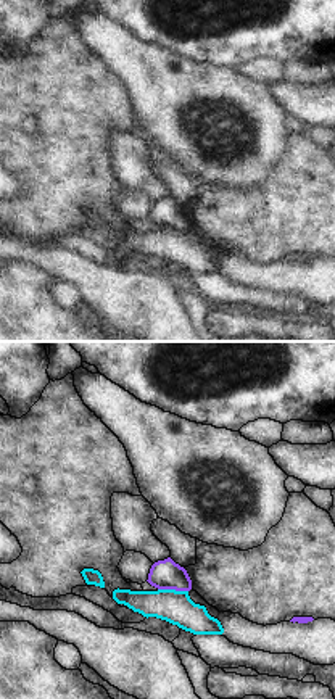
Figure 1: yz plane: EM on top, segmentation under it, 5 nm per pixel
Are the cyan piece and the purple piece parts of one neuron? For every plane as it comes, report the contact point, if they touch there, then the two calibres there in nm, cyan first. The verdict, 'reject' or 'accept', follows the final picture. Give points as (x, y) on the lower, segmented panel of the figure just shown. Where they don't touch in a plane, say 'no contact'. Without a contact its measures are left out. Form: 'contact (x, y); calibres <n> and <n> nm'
contact (173, 590); calibres 160 and 150 nm

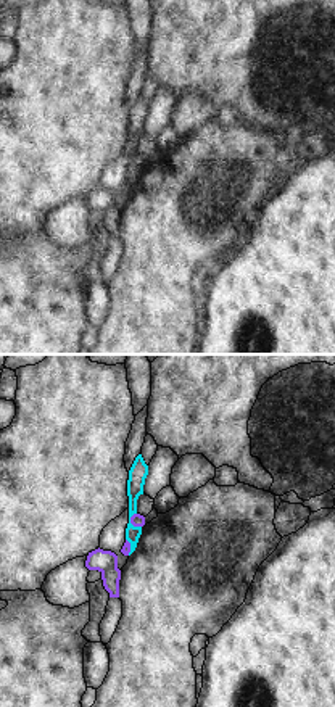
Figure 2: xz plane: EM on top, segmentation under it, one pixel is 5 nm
contact (129, 522); calibres 90 and 60 nm

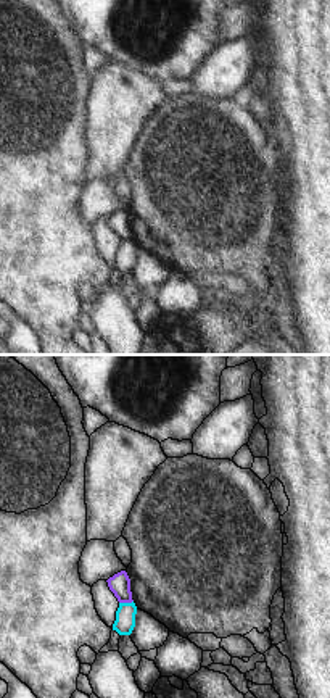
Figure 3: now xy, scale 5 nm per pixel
contact (126, 603); calibres 100 and 110 nm

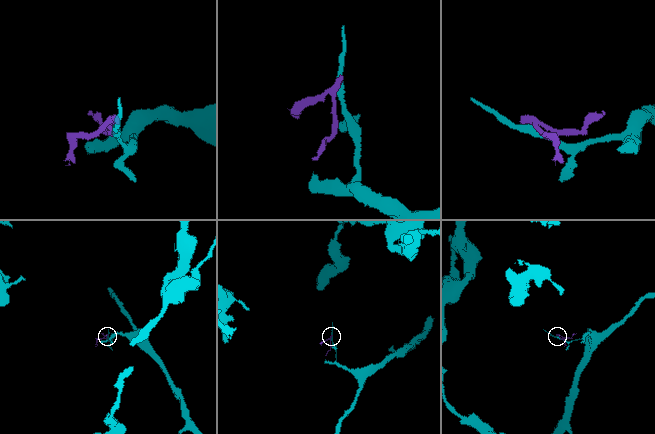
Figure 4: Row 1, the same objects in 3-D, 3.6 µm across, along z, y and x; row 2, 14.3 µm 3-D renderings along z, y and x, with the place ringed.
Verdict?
reject

